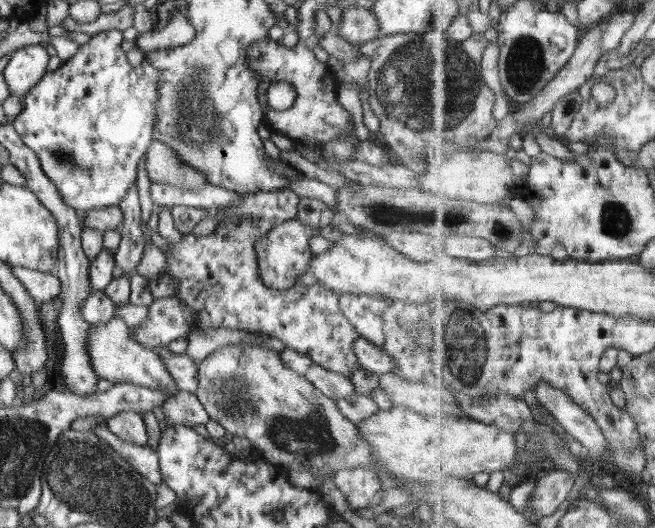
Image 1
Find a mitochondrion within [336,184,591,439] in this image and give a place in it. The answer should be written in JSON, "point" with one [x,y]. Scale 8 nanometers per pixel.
{"point":[408,331]}

